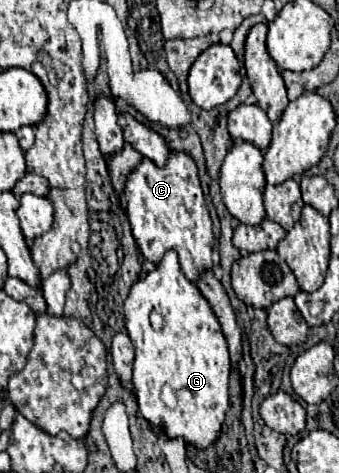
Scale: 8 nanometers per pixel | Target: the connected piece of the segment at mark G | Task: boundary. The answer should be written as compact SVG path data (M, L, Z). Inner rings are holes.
M169 250L155 270L139 278L123 304L125 328L135 346L133 384L139 414L165 432L167 438L185 438L197 448L213 444L221 432L225 410L229 408L229 350L221 324L211 304L191 282L179 264L177 252ZM153 316L159 320L153 322ZM169 384L177 406L169 408L161 400L161 388Z

